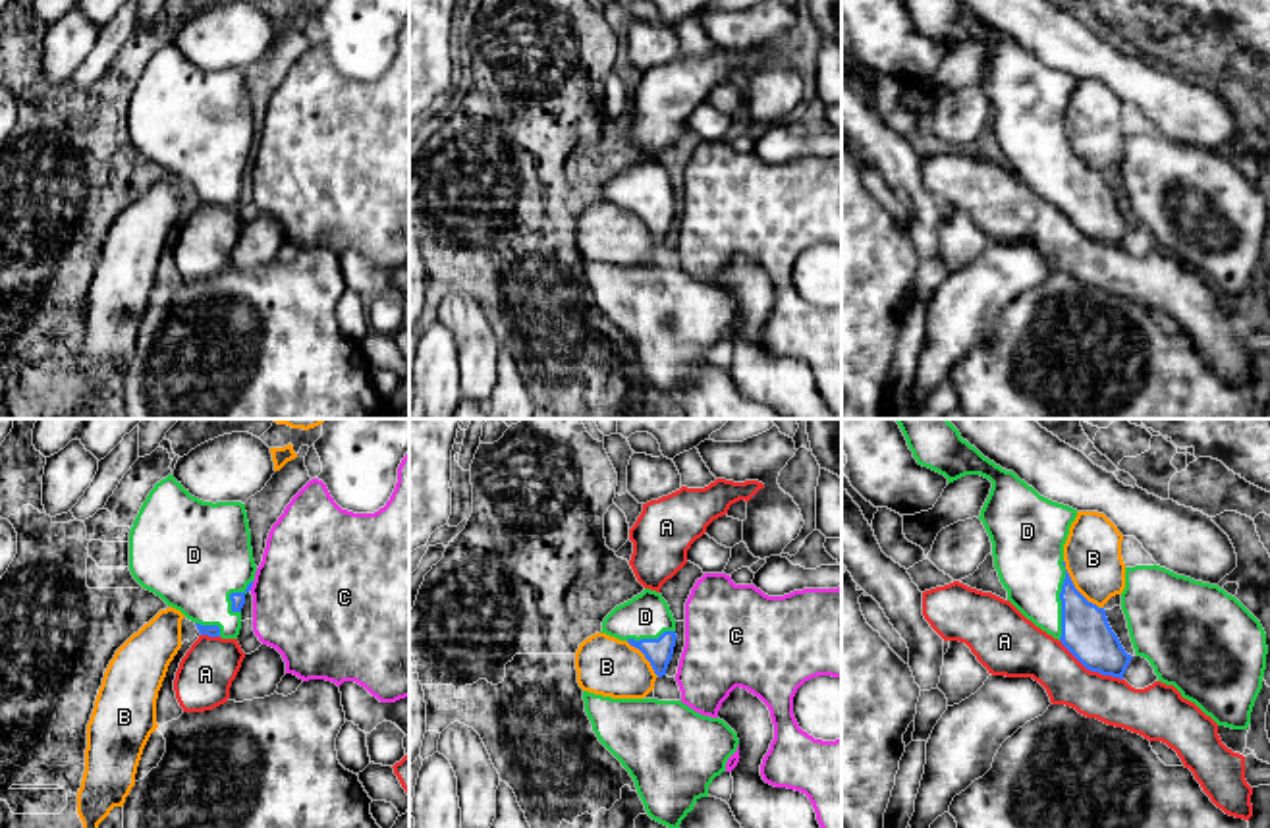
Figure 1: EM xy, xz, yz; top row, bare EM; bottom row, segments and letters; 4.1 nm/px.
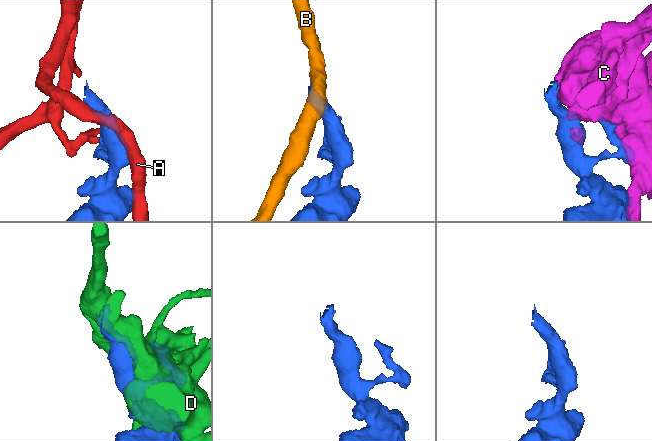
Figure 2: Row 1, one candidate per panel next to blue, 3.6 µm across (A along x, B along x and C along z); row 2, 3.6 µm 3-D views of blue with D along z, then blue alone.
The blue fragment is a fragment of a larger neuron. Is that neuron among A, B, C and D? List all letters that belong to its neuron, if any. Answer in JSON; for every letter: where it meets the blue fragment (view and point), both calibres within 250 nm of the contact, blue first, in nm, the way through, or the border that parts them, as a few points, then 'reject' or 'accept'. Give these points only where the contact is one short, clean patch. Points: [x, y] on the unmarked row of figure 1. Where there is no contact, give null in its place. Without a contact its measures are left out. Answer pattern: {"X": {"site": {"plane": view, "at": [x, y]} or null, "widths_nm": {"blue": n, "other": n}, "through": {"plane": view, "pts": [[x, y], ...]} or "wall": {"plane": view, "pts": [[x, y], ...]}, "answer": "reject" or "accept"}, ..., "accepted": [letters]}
{"A": {"site": {"plane": "yz", "at": [1091, 238]}, "widths_nm": {"blue": 200, "other": 200}, "answer": "reject"}, "B": {"site": {"plane": "yz", "at": [1074, 155]}, "widths_nm": {"blue": 200, "other": 240}, "wall": {"plane": "yz", "pts": [[1064, 128], [1072, 151], [1103, 176]]}, "answer": "reject"}, "C": {"site": {"plane": "xy", "at": [251, 153]}, "widths_nm": {"blue": 60, "other": 480}, "answer": "reject"}, "D": {"site": {"plane": "yz", "at": [1060, 166]}, "widths_nm": {"blue": 200, "other": 300}, "answer": "accept"}, "accepted": ["D"]}

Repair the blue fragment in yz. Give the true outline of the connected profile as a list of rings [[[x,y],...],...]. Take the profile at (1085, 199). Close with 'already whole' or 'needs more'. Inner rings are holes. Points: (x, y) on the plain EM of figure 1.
[[[959,0],[903,4],[917,31],[944,42],[948,52],[965,42],[992,50],[979,87],[990,104],[994,135],[1008,168],[1087,237],[1123,247],[1133,224],[1112,199],[1106,178],[1089,170],[1065,137],[1063,112],[1077,77],[1040,64]]]; needs more

